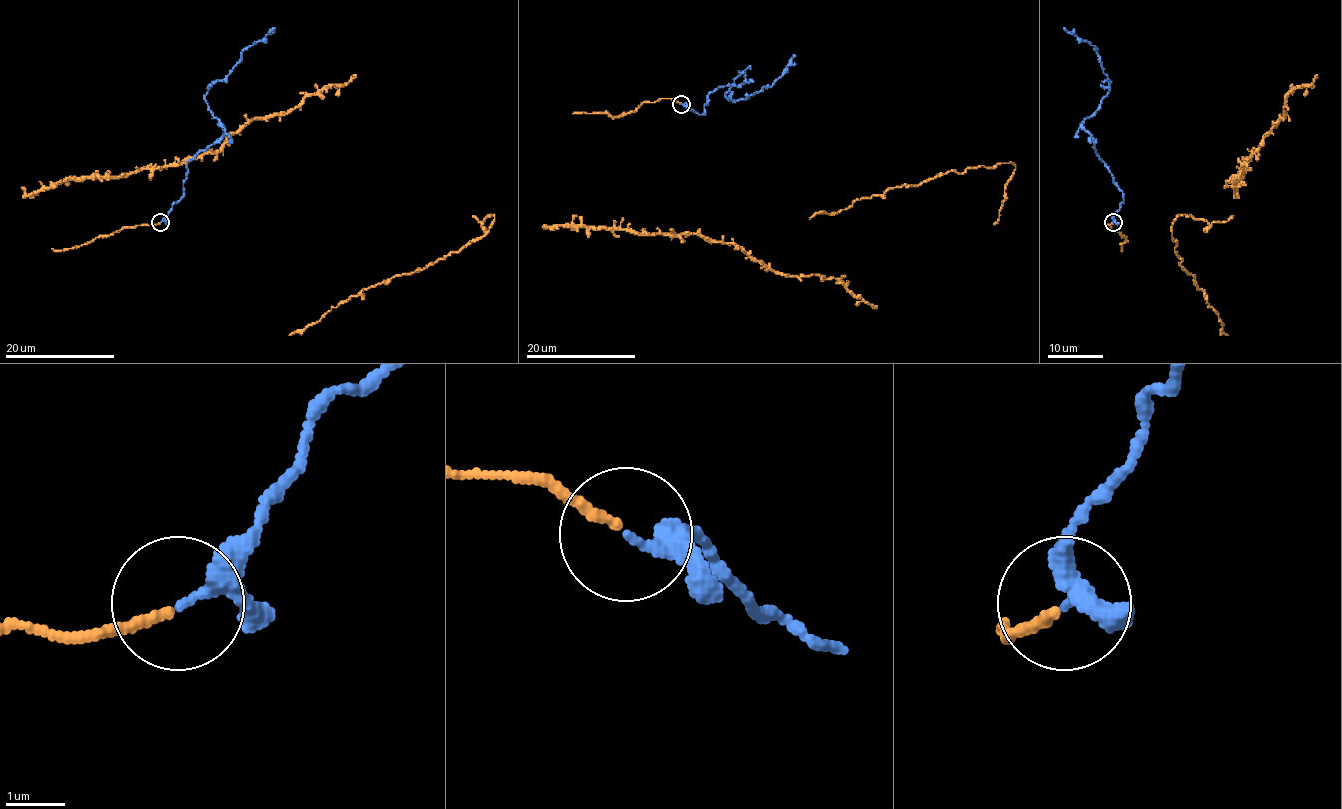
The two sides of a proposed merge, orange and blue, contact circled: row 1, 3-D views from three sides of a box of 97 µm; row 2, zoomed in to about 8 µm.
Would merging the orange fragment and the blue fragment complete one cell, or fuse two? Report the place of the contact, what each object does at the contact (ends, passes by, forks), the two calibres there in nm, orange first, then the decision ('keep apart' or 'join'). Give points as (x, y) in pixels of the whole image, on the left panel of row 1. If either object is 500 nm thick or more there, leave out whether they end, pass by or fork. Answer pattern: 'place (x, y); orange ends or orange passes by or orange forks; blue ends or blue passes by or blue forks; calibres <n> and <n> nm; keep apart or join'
place (160, 222); orange ends; blue passes by; calibres 170 and 160 nm; join

